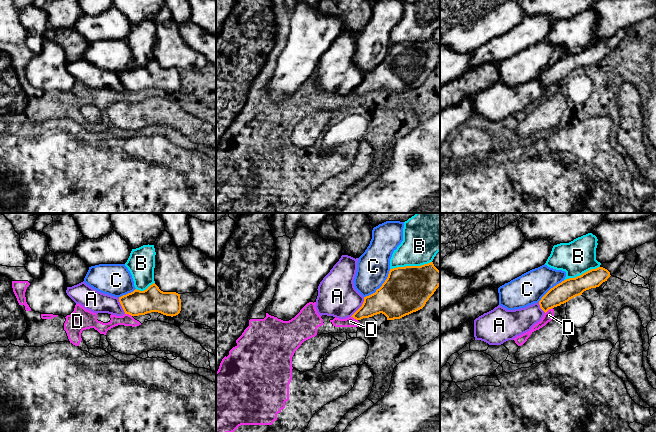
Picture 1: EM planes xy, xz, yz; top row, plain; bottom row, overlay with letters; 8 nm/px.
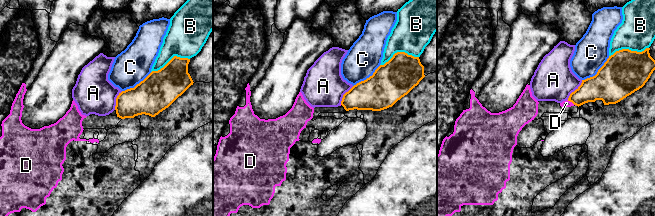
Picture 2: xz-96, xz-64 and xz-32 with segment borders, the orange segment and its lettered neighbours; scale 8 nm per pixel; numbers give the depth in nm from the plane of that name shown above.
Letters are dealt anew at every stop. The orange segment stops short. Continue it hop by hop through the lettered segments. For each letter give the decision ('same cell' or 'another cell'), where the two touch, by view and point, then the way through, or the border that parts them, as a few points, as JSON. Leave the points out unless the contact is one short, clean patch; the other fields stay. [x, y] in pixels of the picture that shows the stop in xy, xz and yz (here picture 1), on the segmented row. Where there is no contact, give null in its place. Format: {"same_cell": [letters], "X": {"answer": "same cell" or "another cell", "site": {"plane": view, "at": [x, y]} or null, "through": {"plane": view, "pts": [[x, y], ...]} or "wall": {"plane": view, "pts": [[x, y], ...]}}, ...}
{"same_cell": [], "A": {"answer": "another cell", "site": {"plane": "xz", "at": [360, 307]}}, "B": {"answer": "another cell", "site": {"plane": "xz", "at": [410, 266]}}, "C": {"answer": "another cell", "site": {"plane": "xz", "at": [381, 286]}}, "D": {"answer": "another cell", "site": {"plane": "yz", "at": [548, 309]}, "wall": {"plane": "yz", "pts": [[552, 307], [545, 313]]}}}

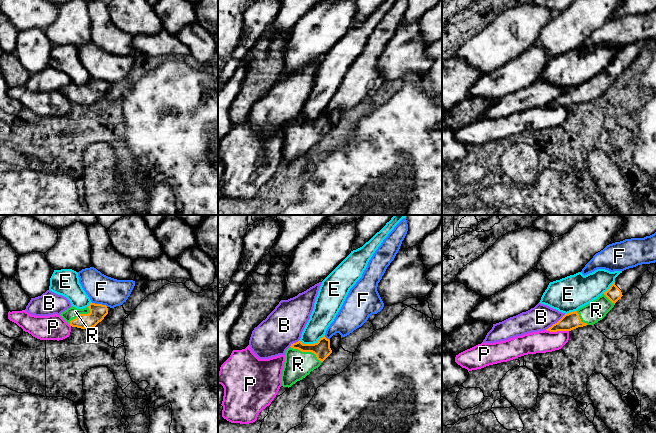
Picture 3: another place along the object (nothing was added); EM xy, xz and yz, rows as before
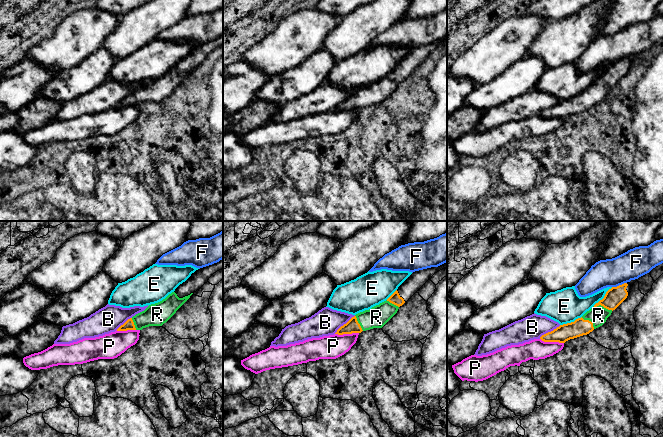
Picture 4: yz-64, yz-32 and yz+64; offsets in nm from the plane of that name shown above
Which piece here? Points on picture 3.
{"same_cell": ["R"], "B": {"answer": "another cell", "site": {"plane": "yz", "at": [555, 323]}}, "E": {"answer": "another cell", "site": {"plane": "xz", "at": [311, 344]}}, "F": {"answer": "another cell", "site": {"plane": "xy", "at": [99, 304]}}, "P": {"answer": "another cell", "site": {"plane": "yz", "at": [557, 330]}}, "R": {"answer": "same cell", "site": {"plane": "xz", "at": [306, 351]}}}

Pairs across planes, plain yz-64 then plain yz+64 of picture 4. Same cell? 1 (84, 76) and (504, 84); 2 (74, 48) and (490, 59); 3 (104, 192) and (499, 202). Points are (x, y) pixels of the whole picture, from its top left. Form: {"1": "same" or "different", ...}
{"1": "same", "2": "same", "3": "same"}

